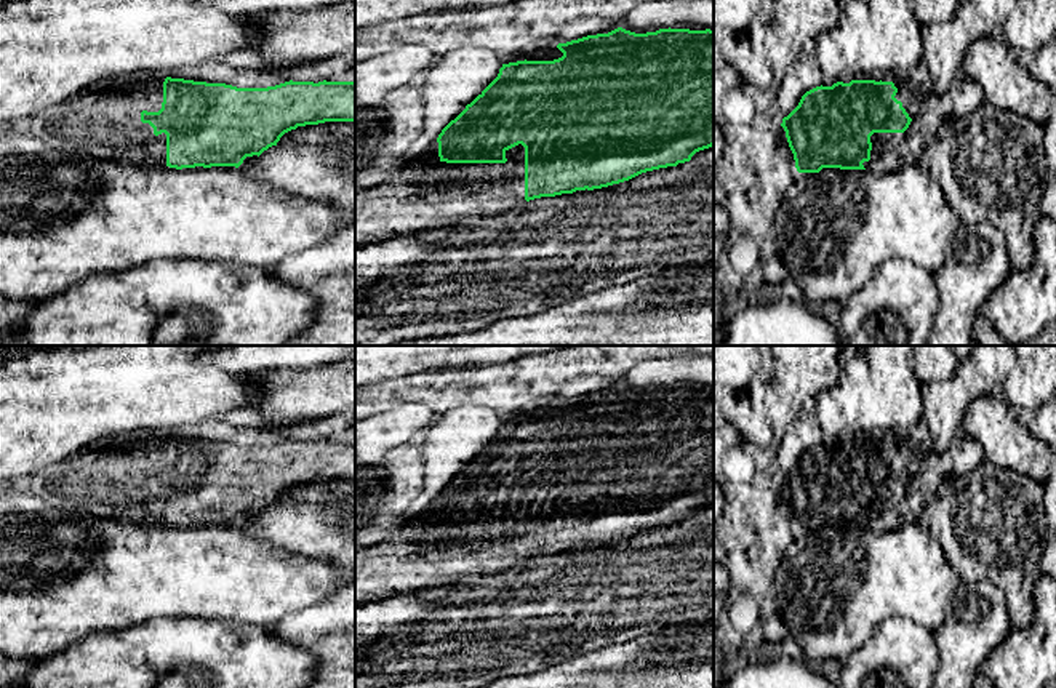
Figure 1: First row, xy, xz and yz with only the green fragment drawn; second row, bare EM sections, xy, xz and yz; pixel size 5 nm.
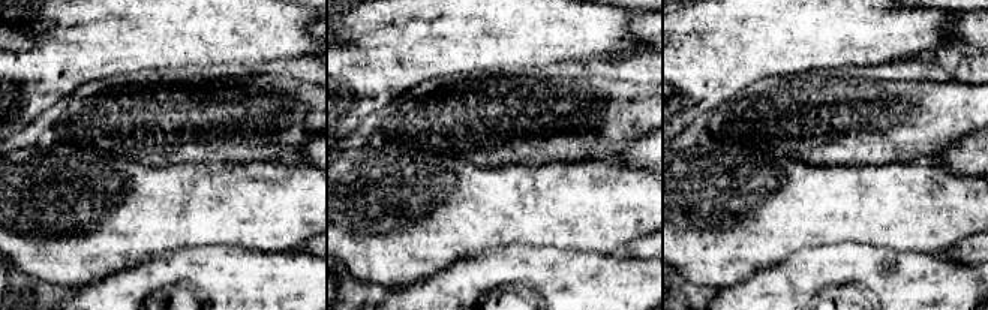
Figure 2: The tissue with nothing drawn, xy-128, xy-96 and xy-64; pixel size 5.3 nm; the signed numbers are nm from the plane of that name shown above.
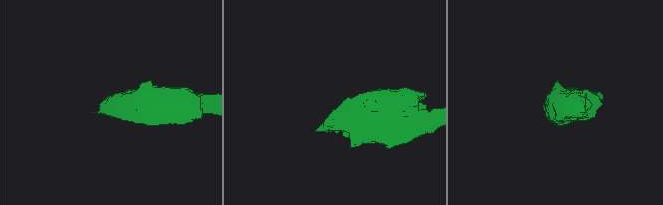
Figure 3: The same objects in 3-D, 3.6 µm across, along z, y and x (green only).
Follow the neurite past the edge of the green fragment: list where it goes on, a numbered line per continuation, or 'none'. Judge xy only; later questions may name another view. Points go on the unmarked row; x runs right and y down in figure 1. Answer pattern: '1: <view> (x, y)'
1: xy (104, 479)

